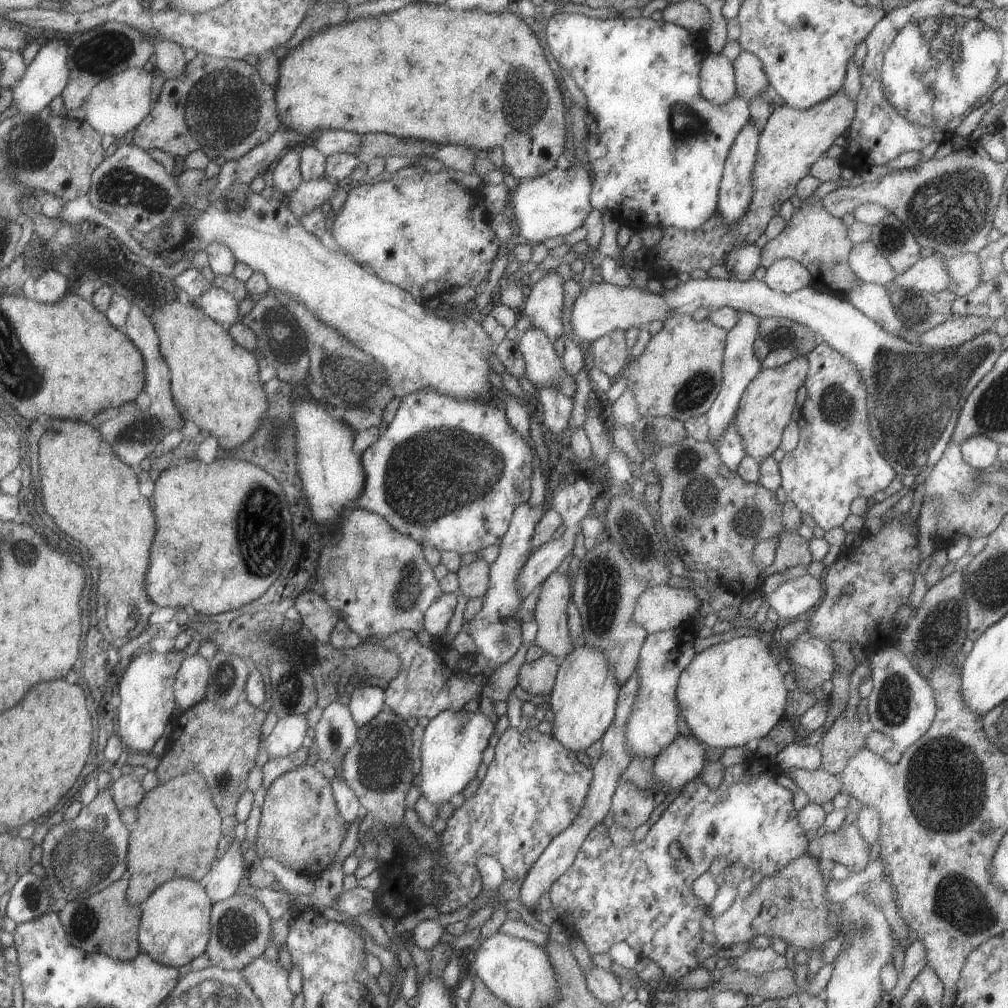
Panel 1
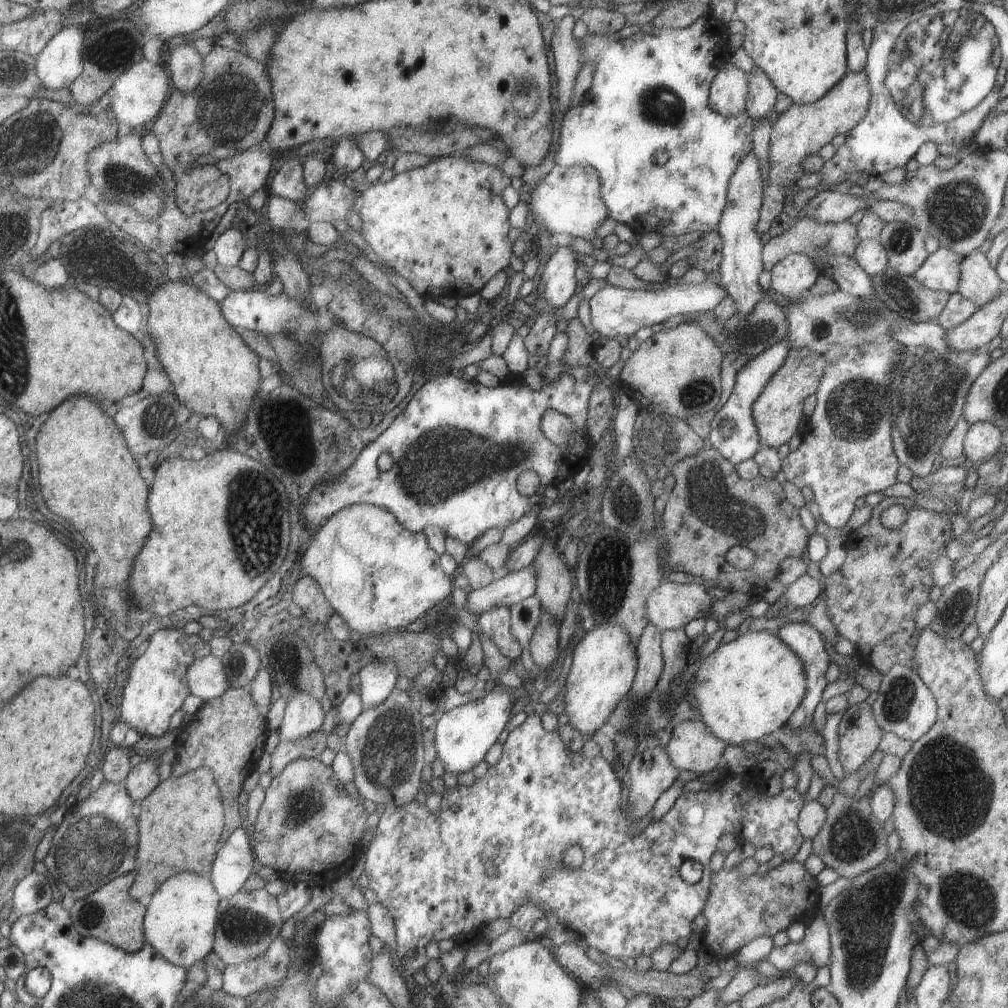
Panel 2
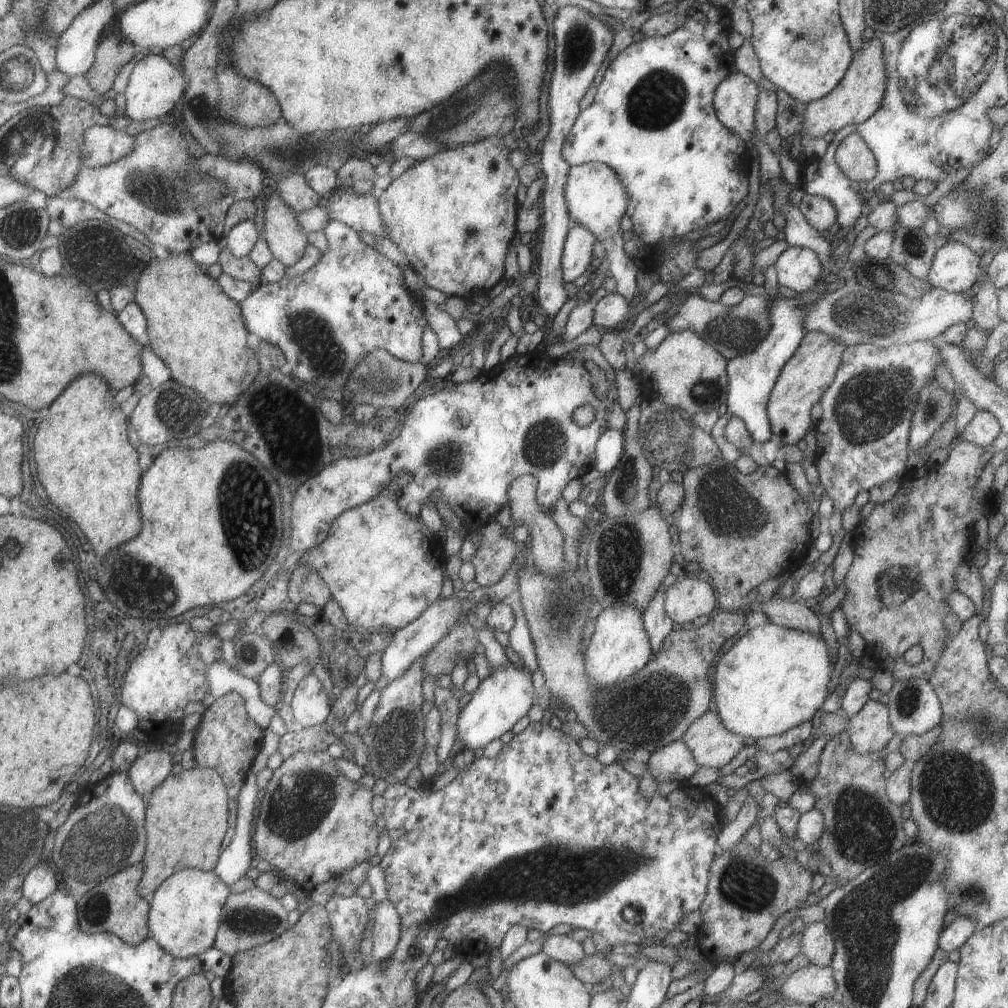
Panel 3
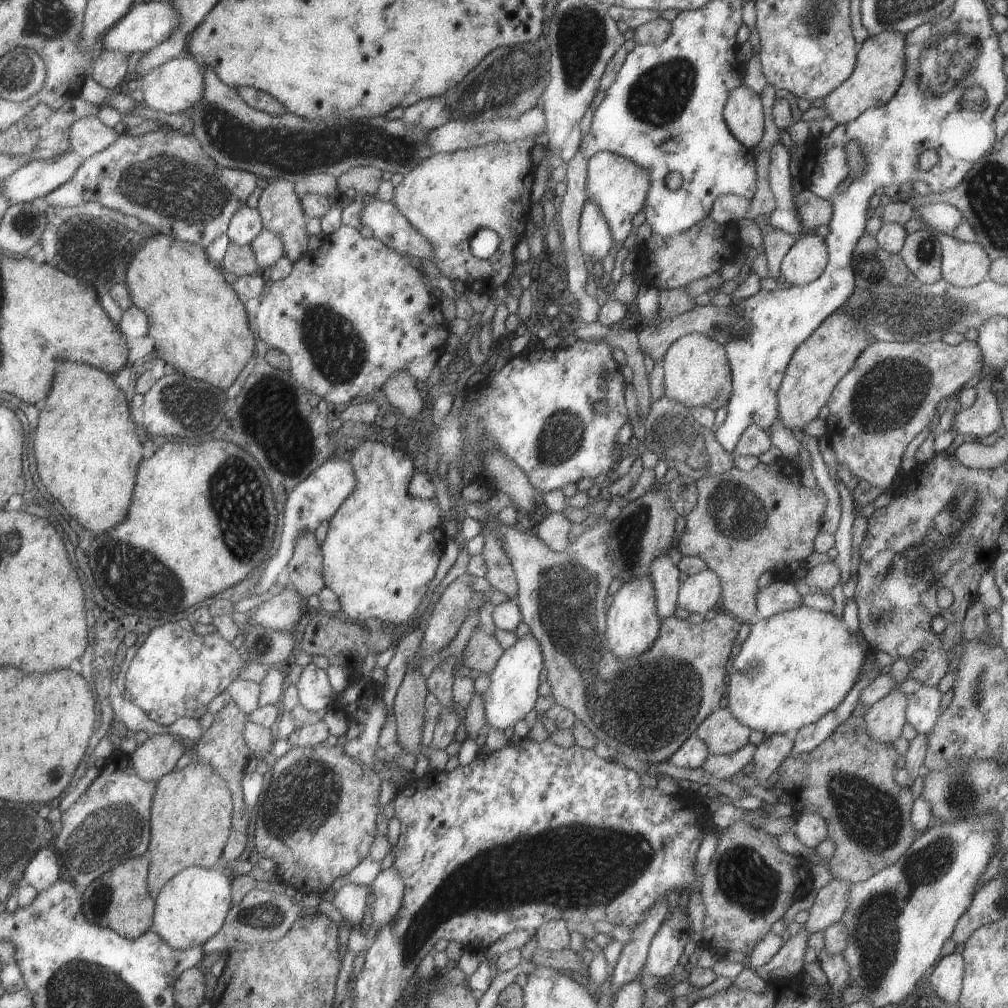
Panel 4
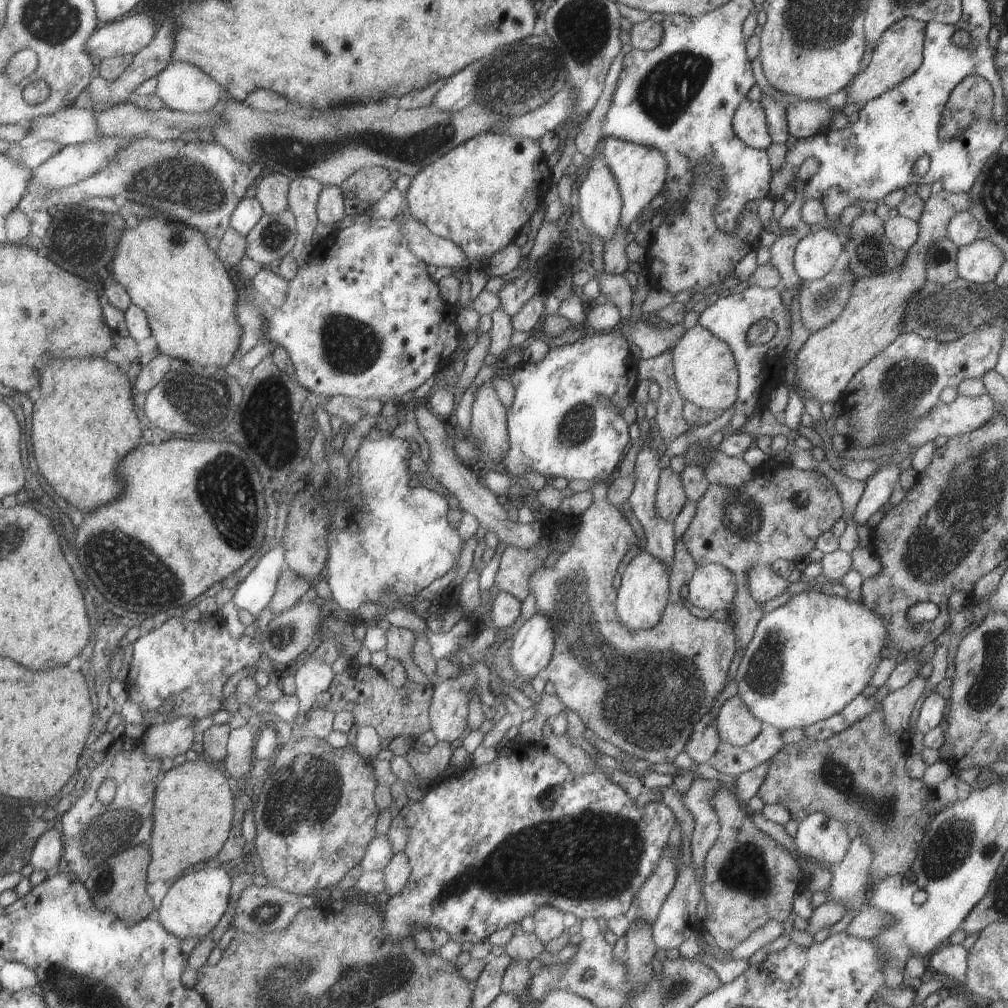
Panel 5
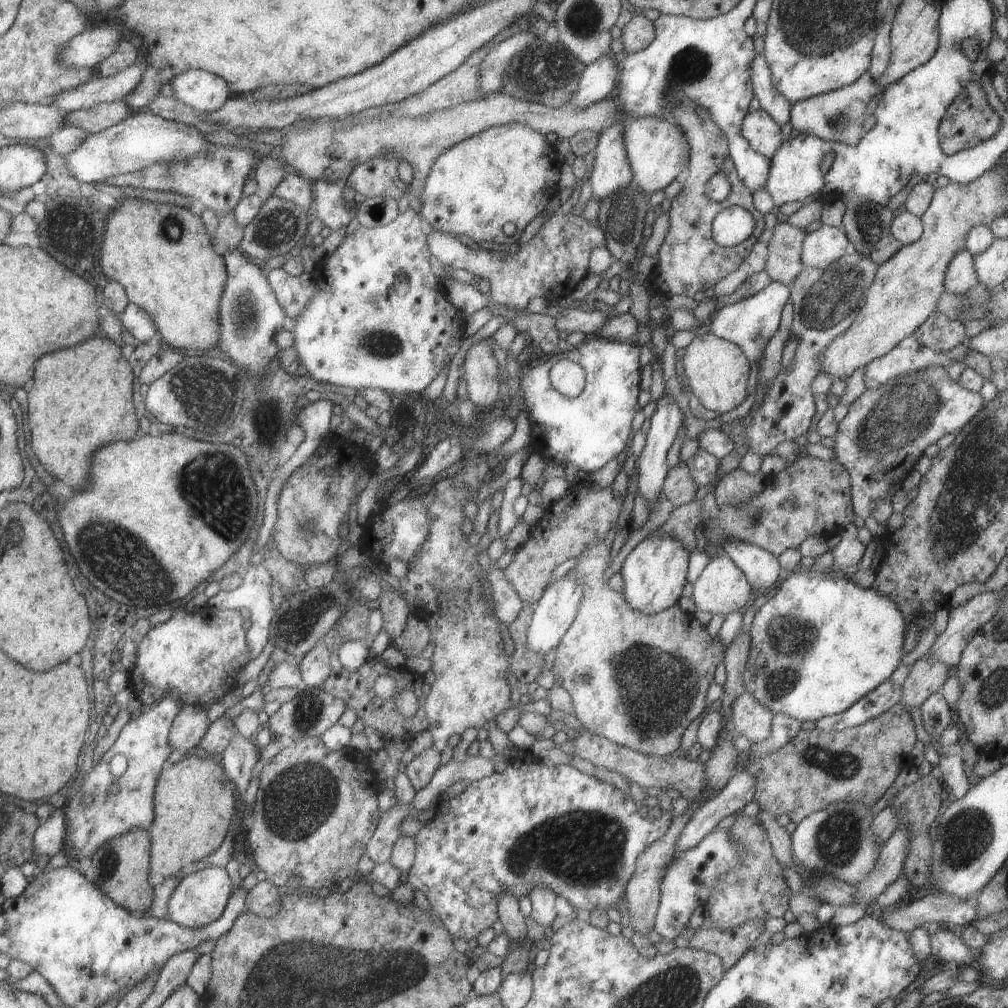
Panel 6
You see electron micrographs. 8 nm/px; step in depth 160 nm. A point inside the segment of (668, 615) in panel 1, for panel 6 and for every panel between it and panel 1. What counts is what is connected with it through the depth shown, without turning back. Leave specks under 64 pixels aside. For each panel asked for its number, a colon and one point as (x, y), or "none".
2: (671, 605)
3: (690, 596)
4: (701, 591)
5: (712, 587)
6: (721, 588)

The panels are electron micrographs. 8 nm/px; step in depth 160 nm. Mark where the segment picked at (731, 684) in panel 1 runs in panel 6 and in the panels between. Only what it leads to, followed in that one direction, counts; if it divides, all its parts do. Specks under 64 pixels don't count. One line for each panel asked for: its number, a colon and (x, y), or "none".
2: (747, 688)
3: (773, 678)
4: (795, 666)
5: (807, 659)
6: (821, 642)

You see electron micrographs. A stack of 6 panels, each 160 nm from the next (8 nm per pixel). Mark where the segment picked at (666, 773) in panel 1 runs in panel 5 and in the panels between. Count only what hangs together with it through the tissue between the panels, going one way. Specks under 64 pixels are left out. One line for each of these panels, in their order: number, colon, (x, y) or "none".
2: (692, 746)
3: (712, 745)
4: (722, 734)
5: (735, 725)

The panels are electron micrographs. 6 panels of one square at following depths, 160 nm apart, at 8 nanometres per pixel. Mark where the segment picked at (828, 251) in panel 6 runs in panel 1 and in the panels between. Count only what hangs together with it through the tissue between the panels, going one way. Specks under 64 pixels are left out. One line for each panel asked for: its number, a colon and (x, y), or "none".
1: (784, 275)
2: (791, 276)
3: (797, 268)
4: (805, 260)
5: (814, 254)

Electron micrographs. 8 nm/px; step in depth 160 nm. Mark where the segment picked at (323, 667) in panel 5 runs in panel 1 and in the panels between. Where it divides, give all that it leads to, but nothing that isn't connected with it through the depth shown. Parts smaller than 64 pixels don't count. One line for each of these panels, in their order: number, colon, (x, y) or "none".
1: (286, 736)
2: (303, 715)
3: (309, 705)
4: (314, 691)

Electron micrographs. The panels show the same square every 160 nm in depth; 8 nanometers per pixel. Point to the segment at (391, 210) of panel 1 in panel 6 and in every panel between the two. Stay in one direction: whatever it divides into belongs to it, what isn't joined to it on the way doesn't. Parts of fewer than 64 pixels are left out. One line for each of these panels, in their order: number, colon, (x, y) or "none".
2: (443, 226)
3: (453, 214)
4: (448, 197)
5: (479, 194)
6: (507, 173)

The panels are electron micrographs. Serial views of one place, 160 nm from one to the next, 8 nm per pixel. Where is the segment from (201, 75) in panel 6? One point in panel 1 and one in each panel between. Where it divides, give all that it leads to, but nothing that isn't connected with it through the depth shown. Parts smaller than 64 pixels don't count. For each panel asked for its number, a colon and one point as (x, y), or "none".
1: (117, 105)
2: (139, 95)
3: (154, 86)
4: (175, 86)
5: (181, 86)

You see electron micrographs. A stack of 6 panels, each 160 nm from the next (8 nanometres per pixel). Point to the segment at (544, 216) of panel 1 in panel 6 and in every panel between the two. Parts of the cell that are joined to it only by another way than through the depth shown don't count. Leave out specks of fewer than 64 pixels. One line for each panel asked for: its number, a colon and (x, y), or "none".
2: (568, 199)
3: (596, 199)
4: (619, 186)
5: (639, 170)
6: (655, 149)

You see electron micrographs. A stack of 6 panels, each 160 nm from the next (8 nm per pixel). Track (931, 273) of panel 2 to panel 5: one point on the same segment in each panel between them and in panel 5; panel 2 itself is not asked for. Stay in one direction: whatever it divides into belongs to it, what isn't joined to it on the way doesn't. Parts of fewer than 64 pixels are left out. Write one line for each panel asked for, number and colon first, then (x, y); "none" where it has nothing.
3: (955, 268)
4: (964, 264)
5: (978, 262)

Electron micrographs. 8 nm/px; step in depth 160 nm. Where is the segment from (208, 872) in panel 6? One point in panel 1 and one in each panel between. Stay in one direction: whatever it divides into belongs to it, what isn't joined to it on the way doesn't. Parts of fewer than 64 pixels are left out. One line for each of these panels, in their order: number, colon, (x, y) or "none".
1: (174, 928)
2: (181, 915)
3: (184, 913)
4: (190, 908)
5: (193, 904)

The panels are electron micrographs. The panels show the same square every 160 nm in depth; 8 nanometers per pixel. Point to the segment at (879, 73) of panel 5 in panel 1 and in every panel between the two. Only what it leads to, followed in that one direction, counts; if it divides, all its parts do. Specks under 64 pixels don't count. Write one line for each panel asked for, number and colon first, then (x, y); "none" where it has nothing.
1: (791, 140)
2: (801, 130)
3: (858, 94)
4: (879, 68)

